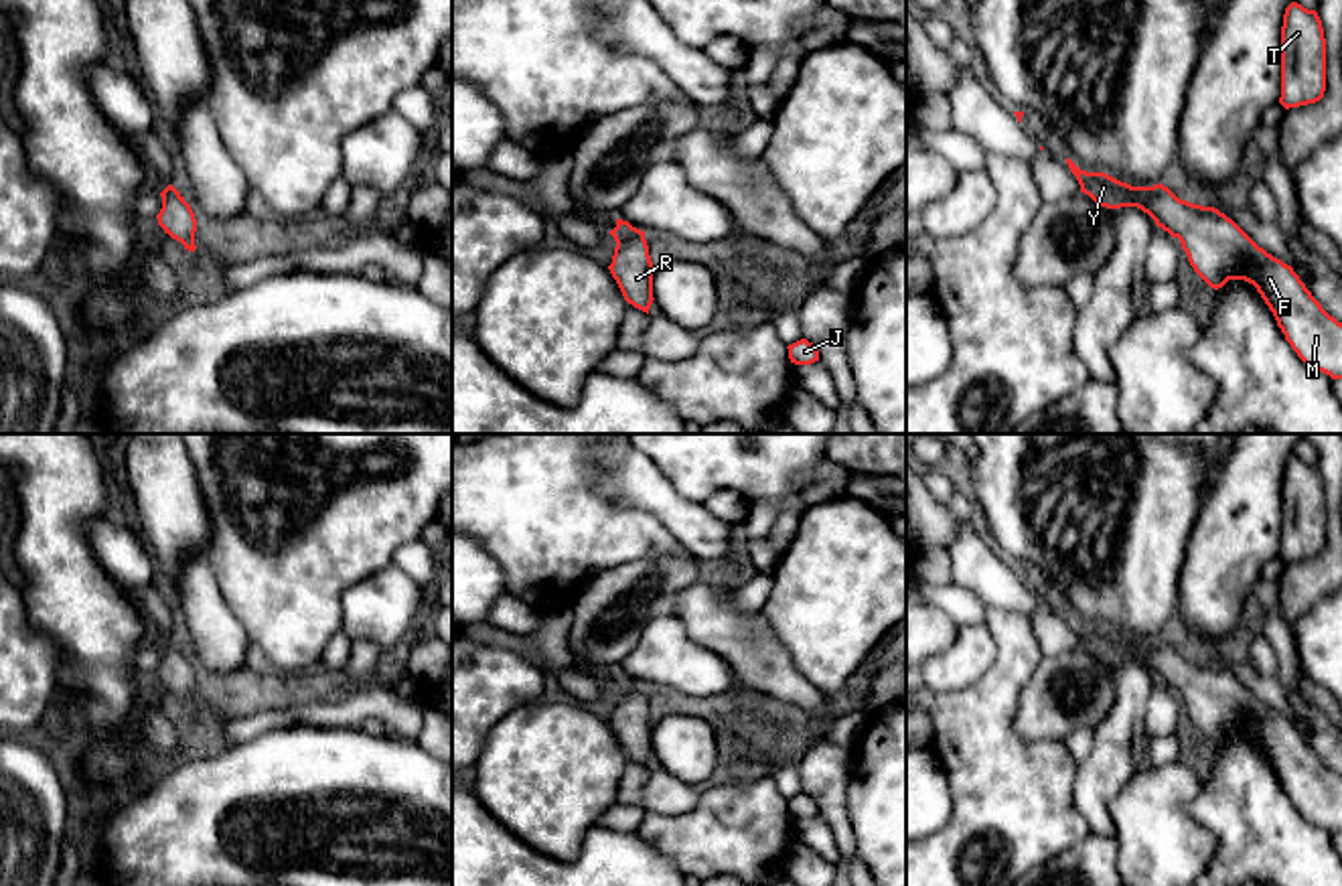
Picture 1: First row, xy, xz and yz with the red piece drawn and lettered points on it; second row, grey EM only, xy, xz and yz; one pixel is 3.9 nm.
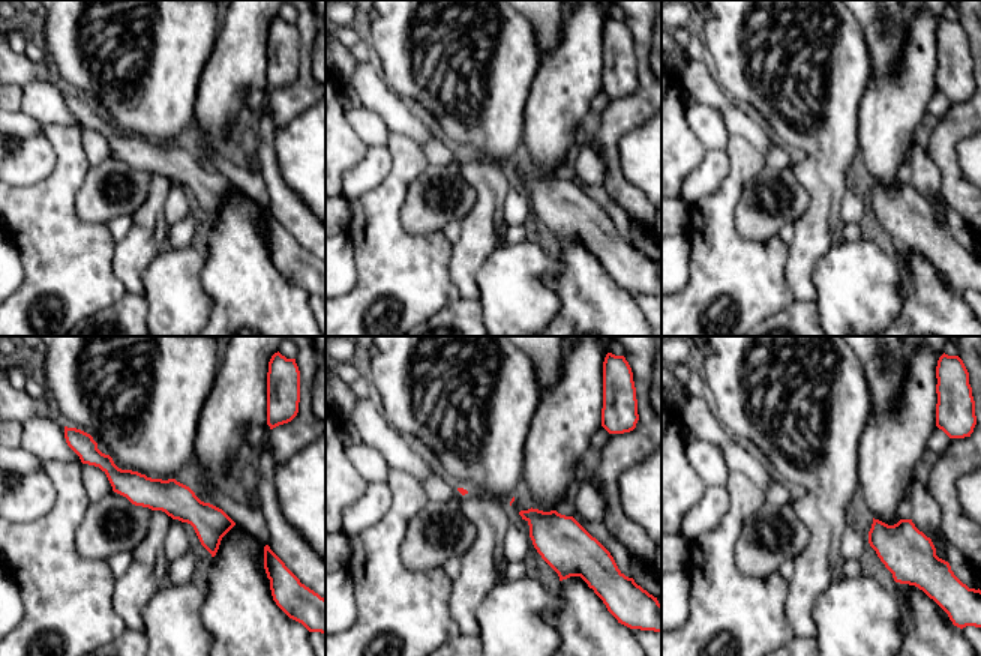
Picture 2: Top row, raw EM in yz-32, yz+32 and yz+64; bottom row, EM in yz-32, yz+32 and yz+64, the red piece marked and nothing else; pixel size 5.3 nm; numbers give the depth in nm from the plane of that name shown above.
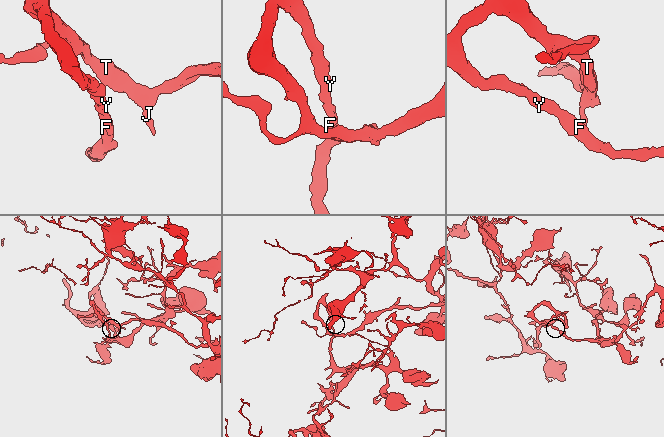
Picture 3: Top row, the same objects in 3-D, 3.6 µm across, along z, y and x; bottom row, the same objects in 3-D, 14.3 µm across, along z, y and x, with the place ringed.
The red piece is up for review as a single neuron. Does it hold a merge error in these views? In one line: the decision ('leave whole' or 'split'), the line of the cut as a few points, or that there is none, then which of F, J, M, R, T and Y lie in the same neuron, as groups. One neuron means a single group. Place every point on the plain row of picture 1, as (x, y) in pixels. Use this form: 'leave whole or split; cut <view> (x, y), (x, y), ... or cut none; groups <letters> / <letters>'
leave whole; cut none; groups F J M R T Y

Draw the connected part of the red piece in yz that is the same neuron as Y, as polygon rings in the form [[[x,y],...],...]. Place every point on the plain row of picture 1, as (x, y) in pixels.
[[[1070,612],[1066,618],[1095,659],[1137,661],[1178,691],[1210,742],[1218,744],[1228,734],[1253,738],[1297,811],[1310,823],[1342,833],[1342,777],[1322,762],[1291,720],[1259,702],[1233,673],[1214,661],[1178,653],[1162,637],[1131,641],[1105,626],[1080,624]]]

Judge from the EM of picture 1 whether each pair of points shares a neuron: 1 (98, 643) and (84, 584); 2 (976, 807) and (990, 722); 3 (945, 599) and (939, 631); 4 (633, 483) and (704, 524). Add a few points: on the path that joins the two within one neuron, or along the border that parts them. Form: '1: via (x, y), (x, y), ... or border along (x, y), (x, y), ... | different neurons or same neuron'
1: via (98, 629), (84, 609), (84, 599) | same neuron
2: via (988, 787), (988, 743) | same neuron
3: border along (927, 601), (937, 605), (957, 625) | different neurons
4: via (651, 491), (686, 520) | same neuron

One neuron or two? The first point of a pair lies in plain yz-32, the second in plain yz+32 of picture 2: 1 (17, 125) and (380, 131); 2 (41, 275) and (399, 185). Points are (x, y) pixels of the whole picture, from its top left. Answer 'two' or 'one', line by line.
1: one
2: one

